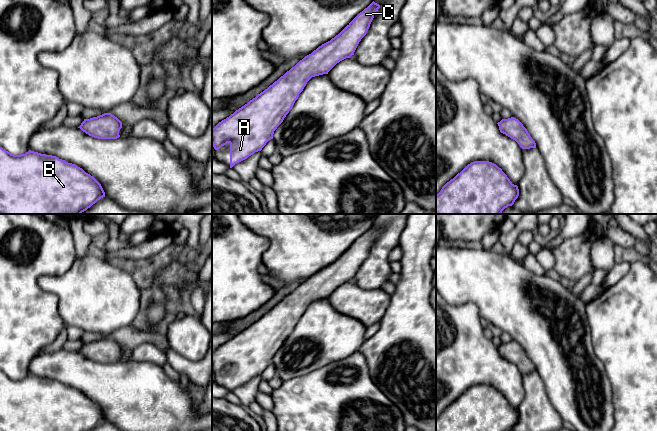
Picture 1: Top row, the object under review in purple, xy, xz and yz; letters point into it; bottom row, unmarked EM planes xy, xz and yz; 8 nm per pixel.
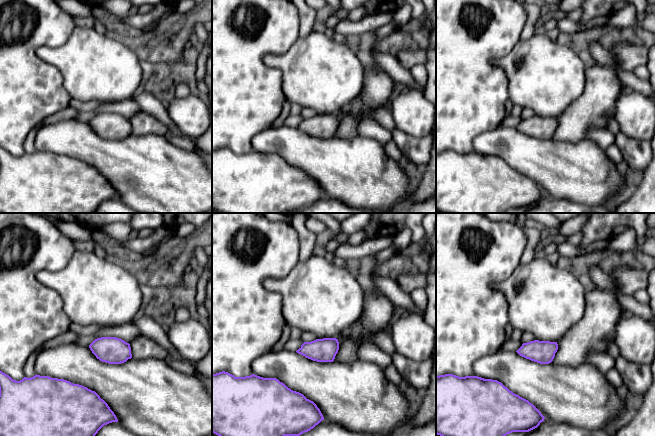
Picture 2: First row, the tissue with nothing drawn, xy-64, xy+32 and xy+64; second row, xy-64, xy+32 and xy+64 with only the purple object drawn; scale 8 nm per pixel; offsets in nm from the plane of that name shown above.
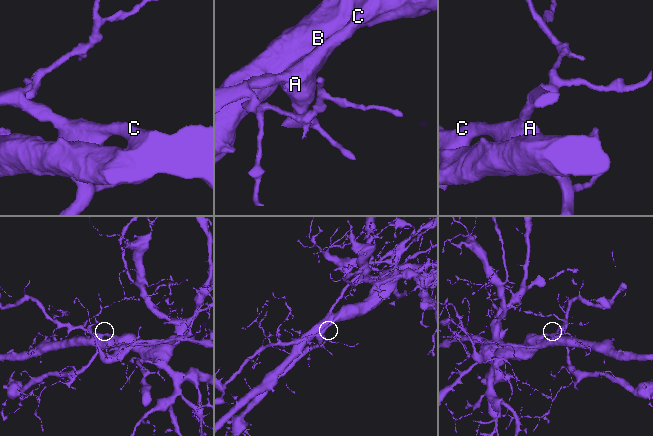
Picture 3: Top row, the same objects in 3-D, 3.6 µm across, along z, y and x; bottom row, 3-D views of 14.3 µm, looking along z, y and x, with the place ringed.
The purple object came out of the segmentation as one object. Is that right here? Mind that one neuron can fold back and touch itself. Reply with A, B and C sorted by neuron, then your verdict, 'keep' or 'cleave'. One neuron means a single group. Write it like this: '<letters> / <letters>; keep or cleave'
A B C; keep

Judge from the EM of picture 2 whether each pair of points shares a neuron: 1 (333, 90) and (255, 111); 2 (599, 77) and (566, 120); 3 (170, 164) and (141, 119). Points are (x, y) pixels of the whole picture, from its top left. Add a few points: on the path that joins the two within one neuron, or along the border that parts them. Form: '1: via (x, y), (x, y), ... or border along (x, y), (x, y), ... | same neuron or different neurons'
1: border along (282, 77), (282, 91), (286, 100) | different neurons
2: via (599, 88), (577, 111) | same neuron
3: border along (132, 133), (136, 135), (162, 134), (164, 136) | different neurons

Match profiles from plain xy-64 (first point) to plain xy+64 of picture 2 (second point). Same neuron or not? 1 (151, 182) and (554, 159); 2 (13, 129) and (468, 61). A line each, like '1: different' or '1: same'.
1: same
2: same

